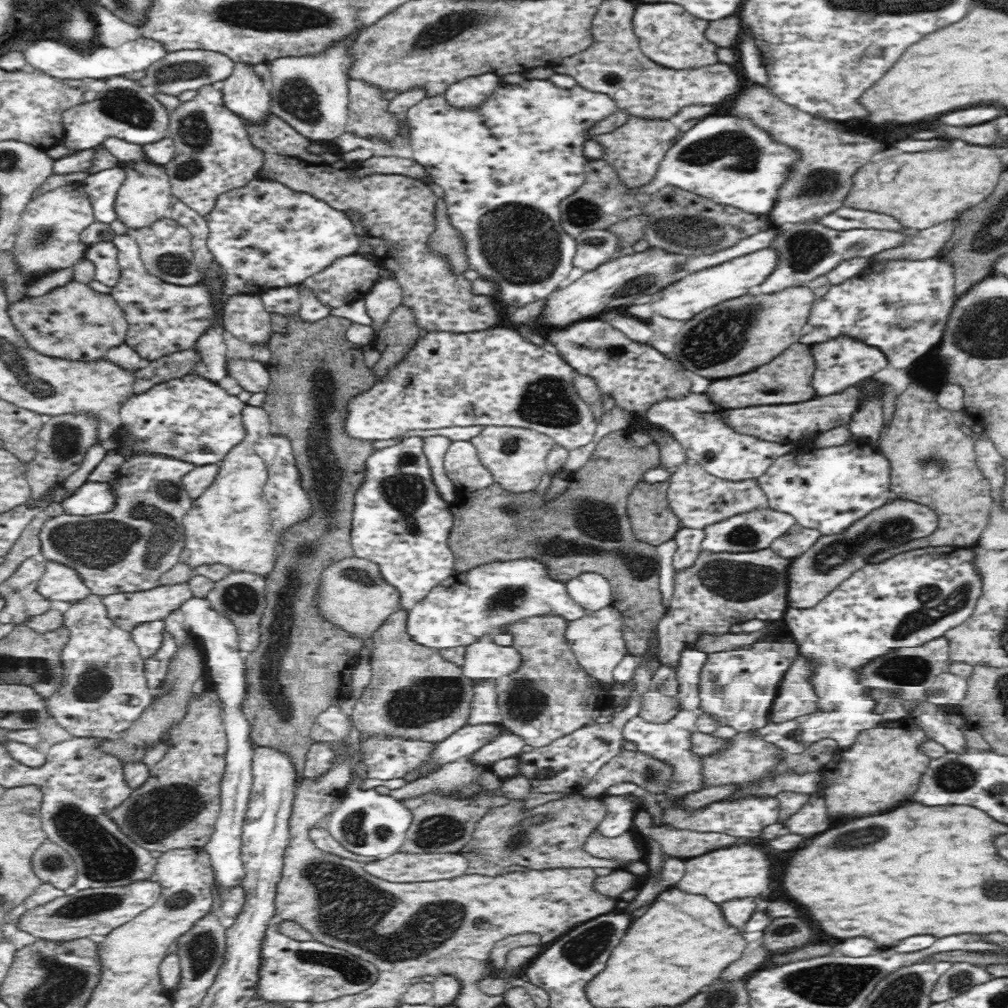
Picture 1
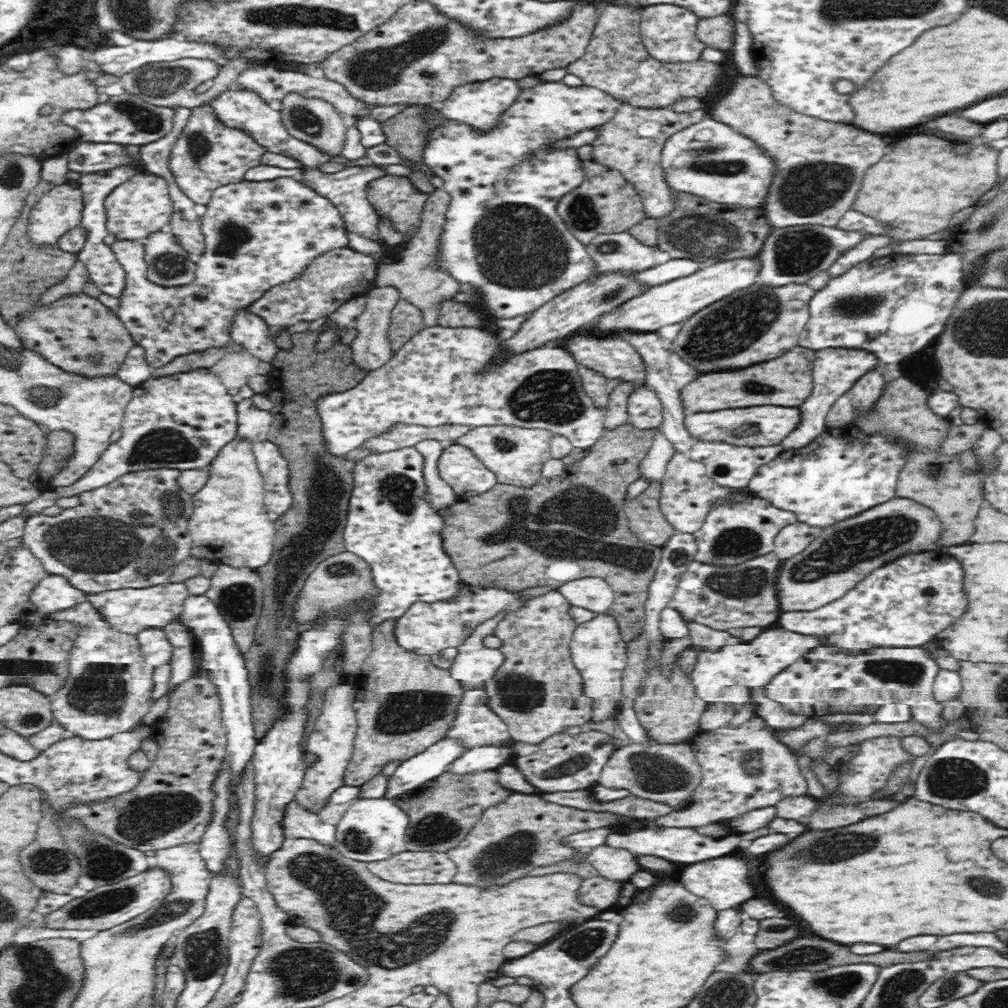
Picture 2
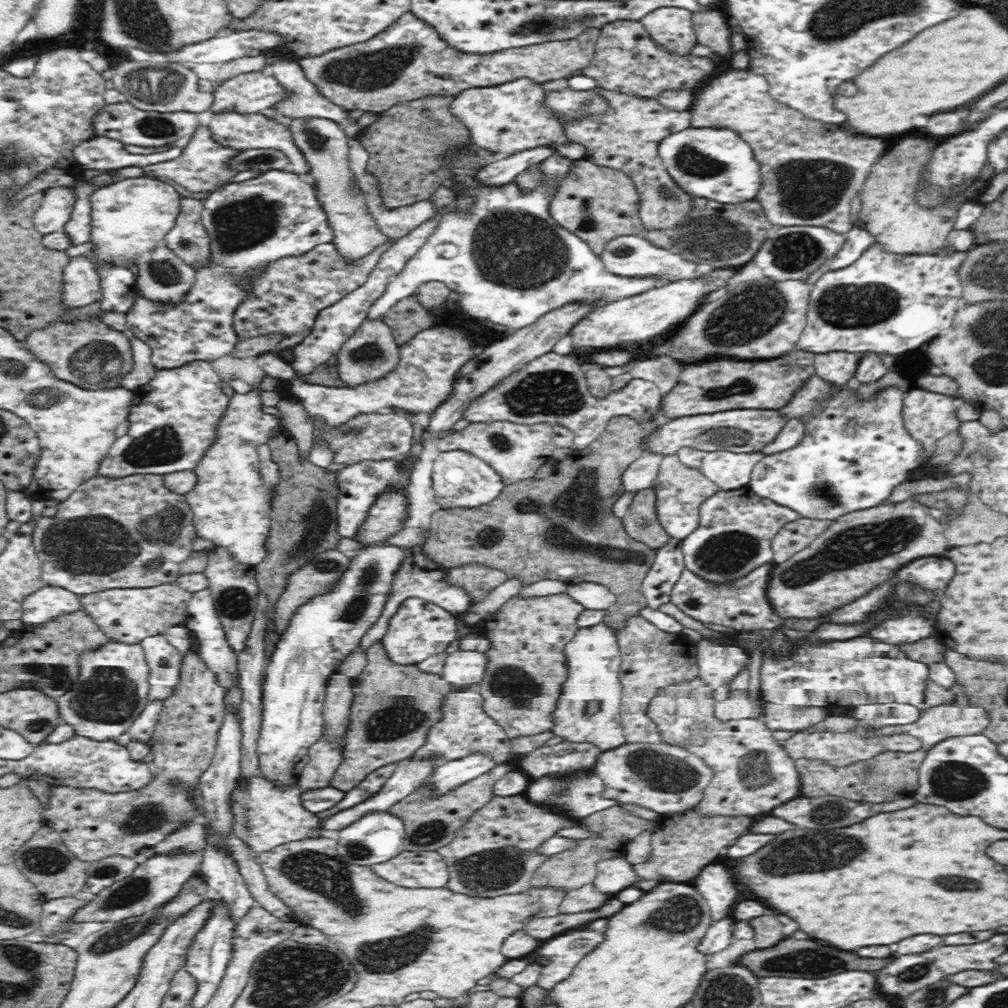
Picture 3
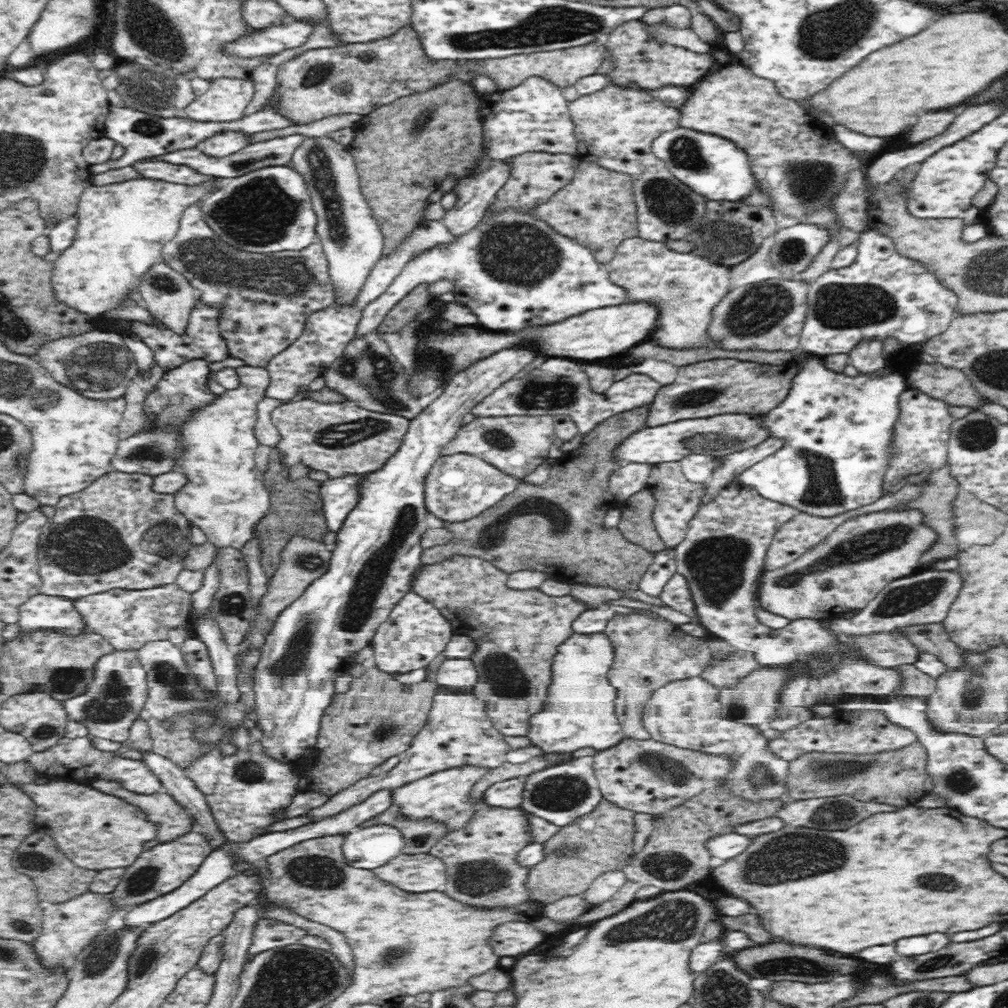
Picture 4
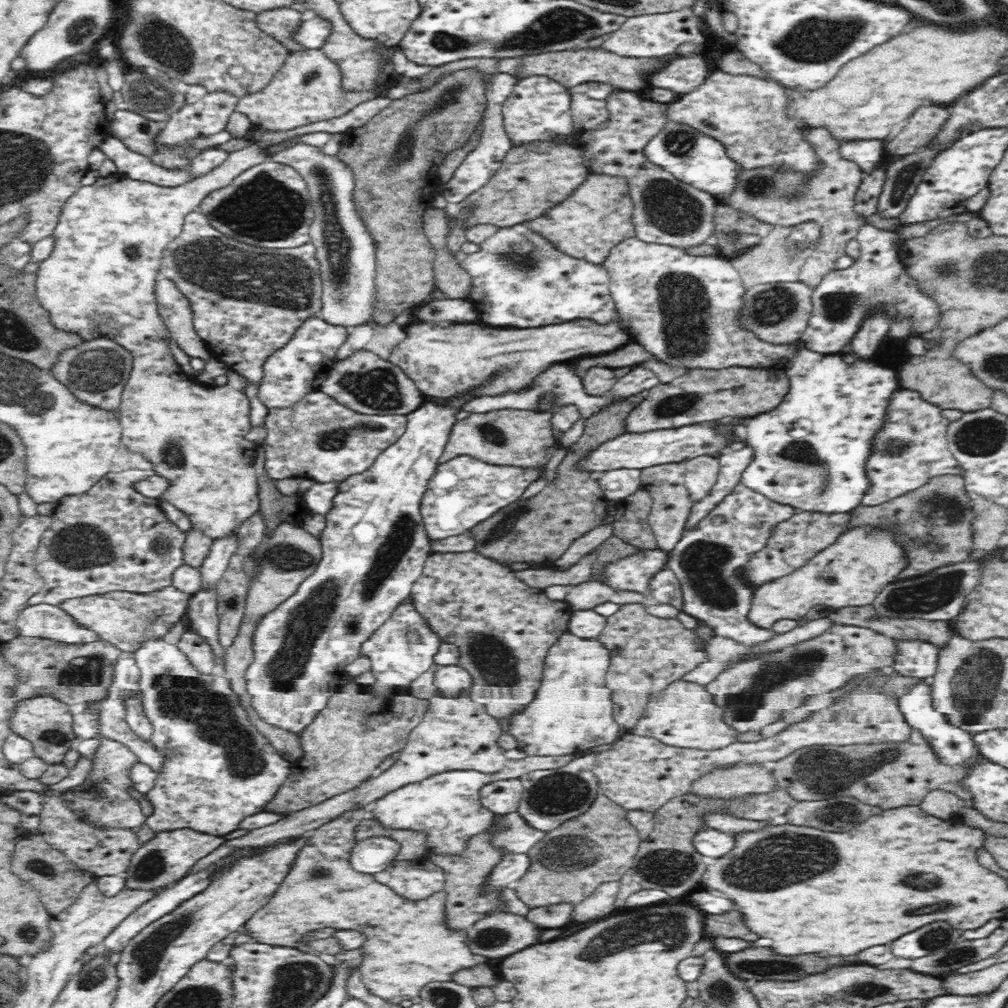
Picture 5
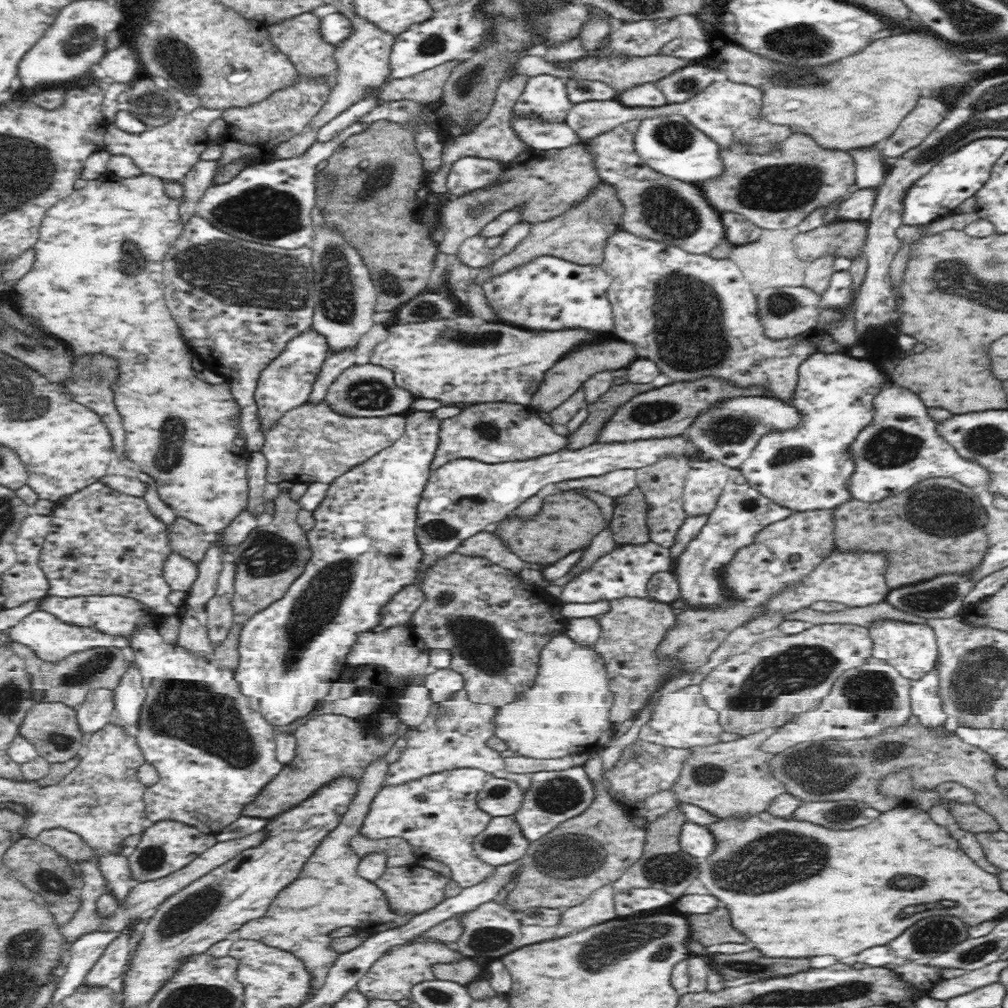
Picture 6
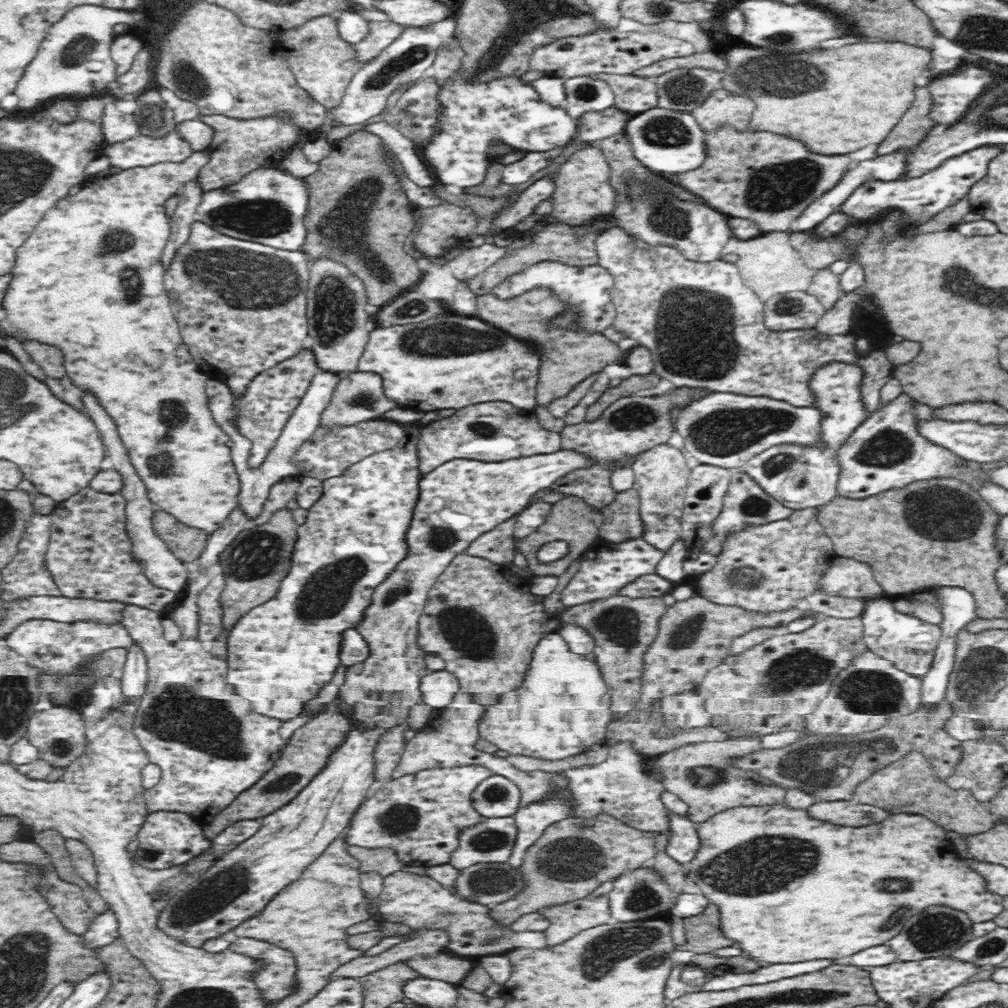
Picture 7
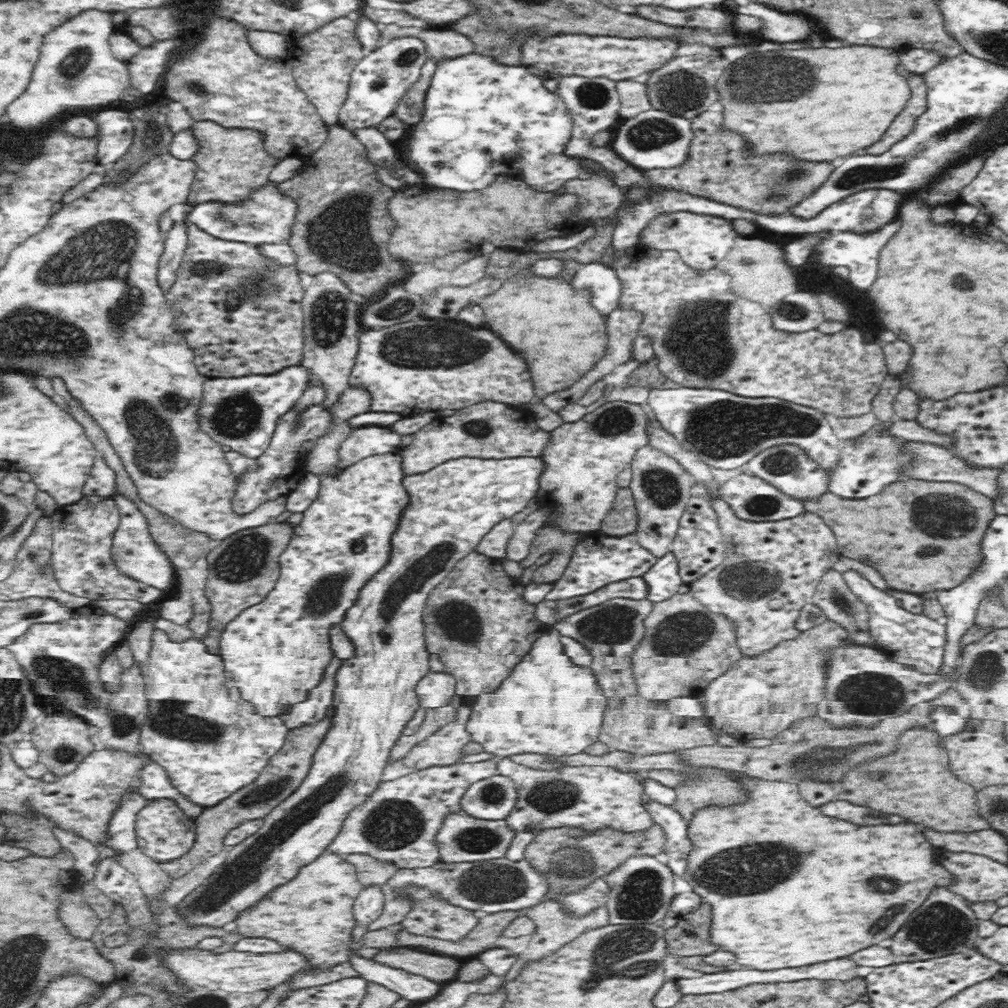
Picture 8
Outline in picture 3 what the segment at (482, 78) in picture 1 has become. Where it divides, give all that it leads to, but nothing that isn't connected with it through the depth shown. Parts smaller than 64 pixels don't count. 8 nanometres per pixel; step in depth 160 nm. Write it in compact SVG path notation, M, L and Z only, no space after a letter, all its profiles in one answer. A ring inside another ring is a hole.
M517 78L496 84L466 88L450 102L450 110L470 131L471 140L480 148L498 154L500 157L516 154L536 146L557 146L557 153L574 161L584 159L586 149L578 143L565 144L568 138L558 126L556 115L542 105L544 89L528 78Z

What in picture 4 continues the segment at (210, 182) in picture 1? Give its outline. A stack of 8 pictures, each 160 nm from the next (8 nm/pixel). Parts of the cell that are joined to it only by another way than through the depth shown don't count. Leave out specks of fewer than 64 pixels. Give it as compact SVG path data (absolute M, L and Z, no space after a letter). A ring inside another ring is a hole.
M146 160L144 162L135 162L136 168L144 178L162 180L183 184L186 186L202 184L213 177L209 174L200 174L197 170L184 164L172 164L166 161Z

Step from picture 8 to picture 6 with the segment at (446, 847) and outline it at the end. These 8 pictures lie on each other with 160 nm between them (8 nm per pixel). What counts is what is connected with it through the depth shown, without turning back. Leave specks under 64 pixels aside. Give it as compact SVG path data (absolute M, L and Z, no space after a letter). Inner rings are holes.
M515 815L492 817L488 821L486 828L471 840L473 855L494 868L502 867L515 861L521 862L529 844L530 842L522 836L521 828L516 822Z

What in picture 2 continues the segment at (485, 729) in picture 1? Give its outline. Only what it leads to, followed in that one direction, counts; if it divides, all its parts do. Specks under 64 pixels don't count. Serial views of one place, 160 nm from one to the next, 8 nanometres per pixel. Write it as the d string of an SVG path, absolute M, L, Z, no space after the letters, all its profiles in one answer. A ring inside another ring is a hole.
M444 738L424 752L408 758L398 766L392 778L387 780L385 798L396 800L420 789L428 781L447 772L450 764L458 760L466 750L468 749L463 747L462 743Z

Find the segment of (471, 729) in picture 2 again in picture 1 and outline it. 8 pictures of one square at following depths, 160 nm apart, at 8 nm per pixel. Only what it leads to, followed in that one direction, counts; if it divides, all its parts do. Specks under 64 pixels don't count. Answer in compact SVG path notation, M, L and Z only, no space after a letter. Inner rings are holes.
M495 679L476 682L471 708L472 714L468 717L467 724L477 726L480 723L501 722L501 710L497 703Z

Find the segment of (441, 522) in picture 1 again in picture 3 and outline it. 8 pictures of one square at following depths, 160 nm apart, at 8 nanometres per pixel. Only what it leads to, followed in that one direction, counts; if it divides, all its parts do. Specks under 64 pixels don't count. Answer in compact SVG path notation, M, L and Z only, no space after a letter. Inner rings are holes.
M397 458L386 460L362 460L361 463L348 465L338 471L337 480L339 497L336 508L336 522L338 532L343 538L353 539L358 527L366 520L371 505L375 503L379 494L386 493L391 489L403 489L411 483L411 472L399 470ZM425 540L424 542L420 542L420 544L414 544L414 546L406 546L404 548L405 560L401 564L400 570L396 572L396 578L393 579L392 594L384 602L384 608L382 608L382 614L380 614L378 620L360 638L359 645L365 650L366 648L370 648L371 644L382 640L382 637L388 629L390 619L396 614L402 601L407 598L421 597L422 600L430 601L432 604L441 606L455 616L465 613L472 604L470 595L462 587L451 586L451 583L448 583L447 579L444 578L447 575L447 569L435 563L434 560L425 554L423 551Z

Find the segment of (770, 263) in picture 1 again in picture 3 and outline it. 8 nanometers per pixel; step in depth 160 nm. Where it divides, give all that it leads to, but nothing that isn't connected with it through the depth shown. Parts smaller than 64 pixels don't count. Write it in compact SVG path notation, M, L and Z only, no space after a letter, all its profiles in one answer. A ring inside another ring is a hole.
M718 268L710 274L704 274L701 279L680 280L674 283L666 283L658 288L652 288L642 292L638 296L630 296L626 300L610 302L602 308L596 308L590 316L580 320L572 328L574 348L580 352L592 352L592 350L610 350L620 348L620 344L640 344L644 340L652 340L652 336L664 334L668 328L684 322L690 314L694 314L692 308L700 308L704 300L712 294L716 294L724 286L728 286L728 280L738 274L734 268Z

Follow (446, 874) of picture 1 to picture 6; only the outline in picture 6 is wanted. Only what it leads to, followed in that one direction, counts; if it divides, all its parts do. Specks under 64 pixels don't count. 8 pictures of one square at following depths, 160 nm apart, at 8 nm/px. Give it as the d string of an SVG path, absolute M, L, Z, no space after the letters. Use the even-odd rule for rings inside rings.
M397 867L387 869L380 879L375 881L378 888L385 894L389 909L400 917L416 916L427 910L436 908L438 904L446 900L446 885L449 879L432 870L418 867Z

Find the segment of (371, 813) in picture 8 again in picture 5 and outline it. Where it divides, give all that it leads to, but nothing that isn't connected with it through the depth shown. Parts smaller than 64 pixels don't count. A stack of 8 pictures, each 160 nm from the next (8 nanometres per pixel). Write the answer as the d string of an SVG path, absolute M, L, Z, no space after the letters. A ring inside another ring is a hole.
M474 770L449 771L417 783L397 788L370 807L376 822L391 830L422 831L427 835L428 851L458 855L469 839L480 835L494 822L494 814L483 807L480 790L491 778Z

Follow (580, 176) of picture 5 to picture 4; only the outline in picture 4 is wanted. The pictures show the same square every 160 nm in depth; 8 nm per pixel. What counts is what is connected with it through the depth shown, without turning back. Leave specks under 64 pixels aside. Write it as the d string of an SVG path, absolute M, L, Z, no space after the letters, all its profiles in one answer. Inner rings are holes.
M545 152L524 153L509 160L511 175L506 184L497 192L492 200L489 210L502 210L502 208L517 208L522 212L533 212L538 204L544 204L560 188L564 188L572 176L572 164L575 157L561 154L553 155Z

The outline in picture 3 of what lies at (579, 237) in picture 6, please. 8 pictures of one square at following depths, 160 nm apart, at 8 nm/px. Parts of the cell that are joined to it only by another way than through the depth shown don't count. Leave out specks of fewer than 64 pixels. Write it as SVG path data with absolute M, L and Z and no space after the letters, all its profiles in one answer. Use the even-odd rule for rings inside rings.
M588 159L574 161L570 174L561 182L549 206L552 218L591 246L600 256L609 240L641 235L645 230L639 217L638 191L625 172L598 166Z

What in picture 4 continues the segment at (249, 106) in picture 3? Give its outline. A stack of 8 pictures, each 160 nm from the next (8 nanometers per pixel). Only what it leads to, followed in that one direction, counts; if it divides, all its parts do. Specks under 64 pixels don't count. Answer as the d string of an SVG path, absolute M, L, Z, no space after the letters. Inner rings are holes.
M225 78L214 80L209 89L198 95L182 113L186 118L197 120L198 122L232 122L244 116L246 107L252 100L254 94L254 80Z

